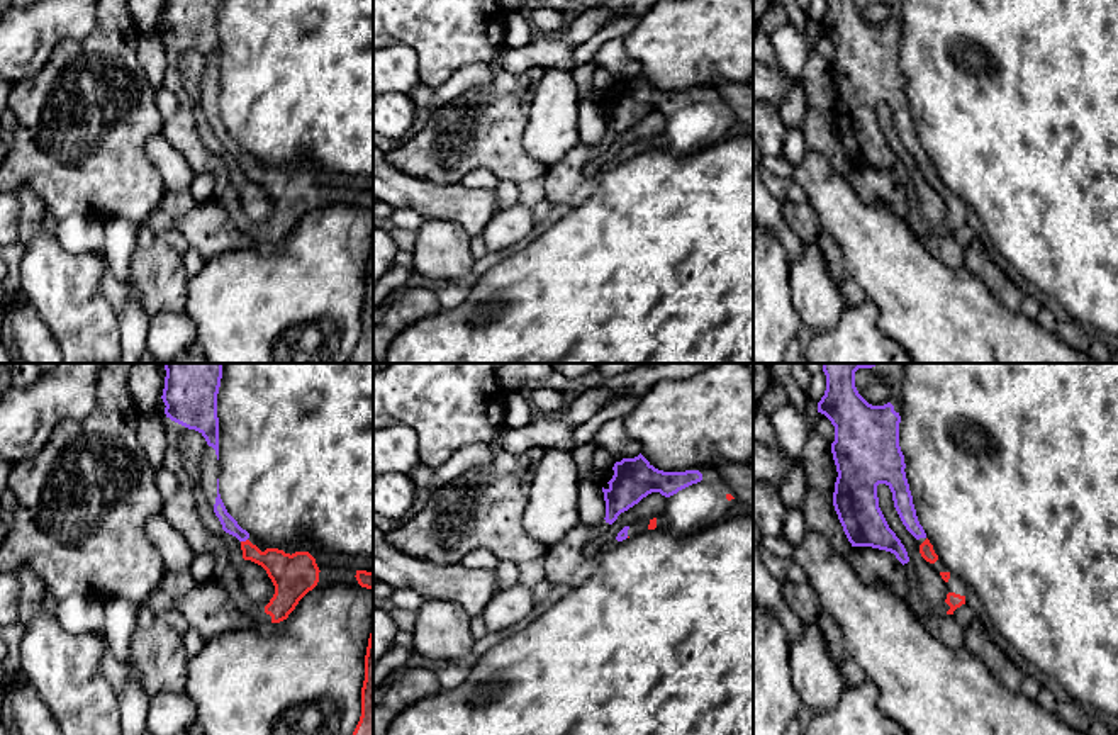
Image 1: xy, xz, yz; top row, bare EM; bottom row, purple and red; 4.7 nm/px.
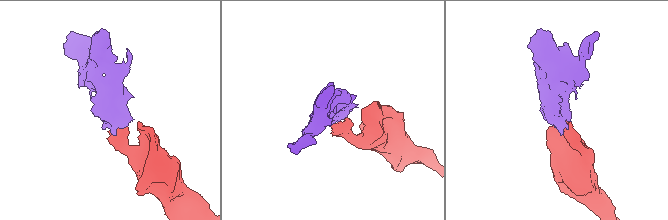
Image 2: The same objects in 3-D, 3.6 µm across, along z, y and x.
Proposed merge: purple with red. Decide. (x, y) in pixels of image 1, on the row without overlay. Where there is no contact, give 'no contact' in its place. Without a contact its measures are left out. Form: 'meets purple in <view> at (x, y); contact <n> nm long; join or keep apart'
meets purple in xy at (243, 160); contact 40 nm long; join

